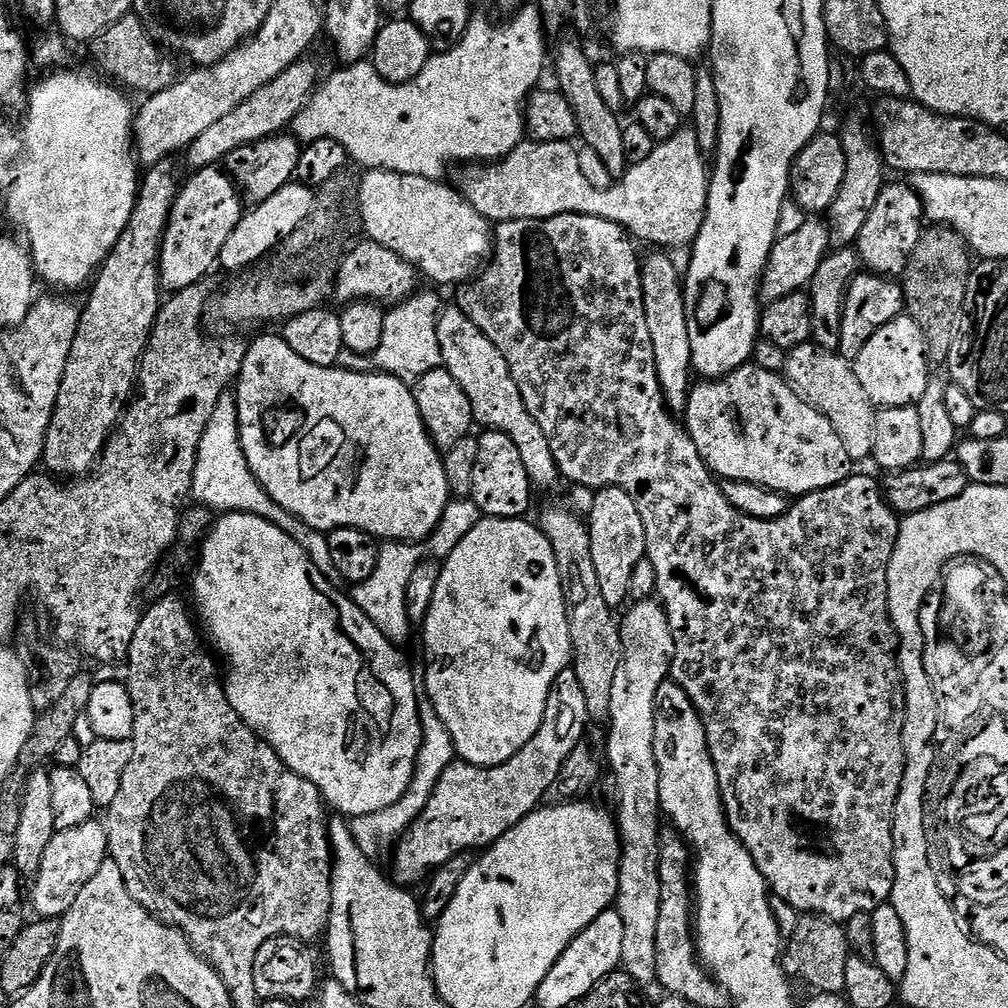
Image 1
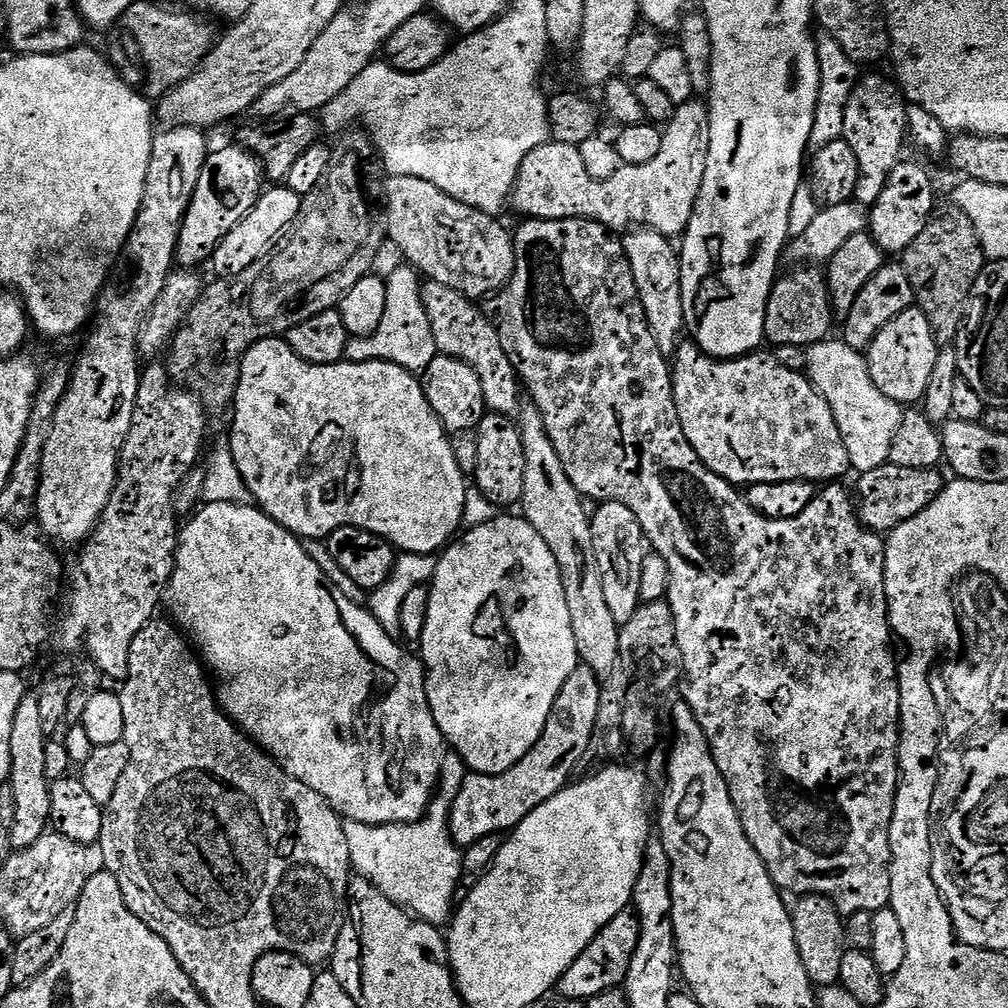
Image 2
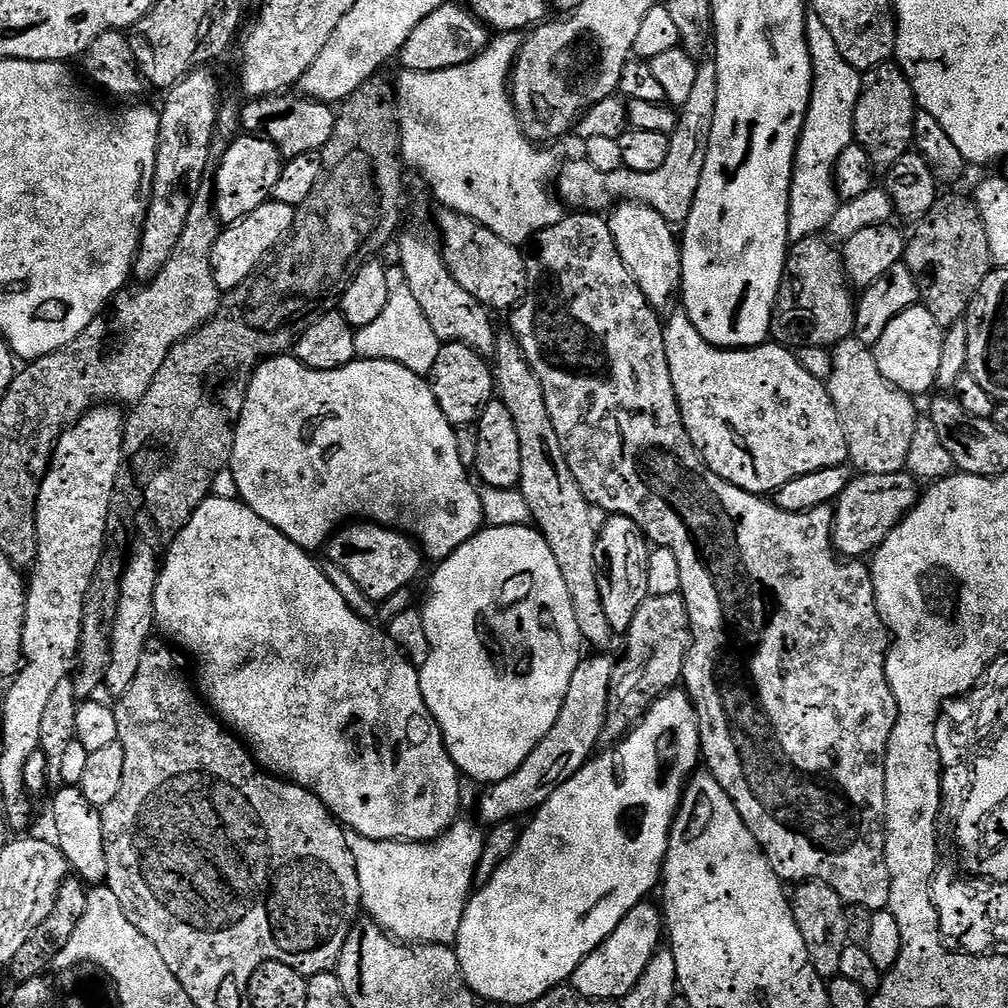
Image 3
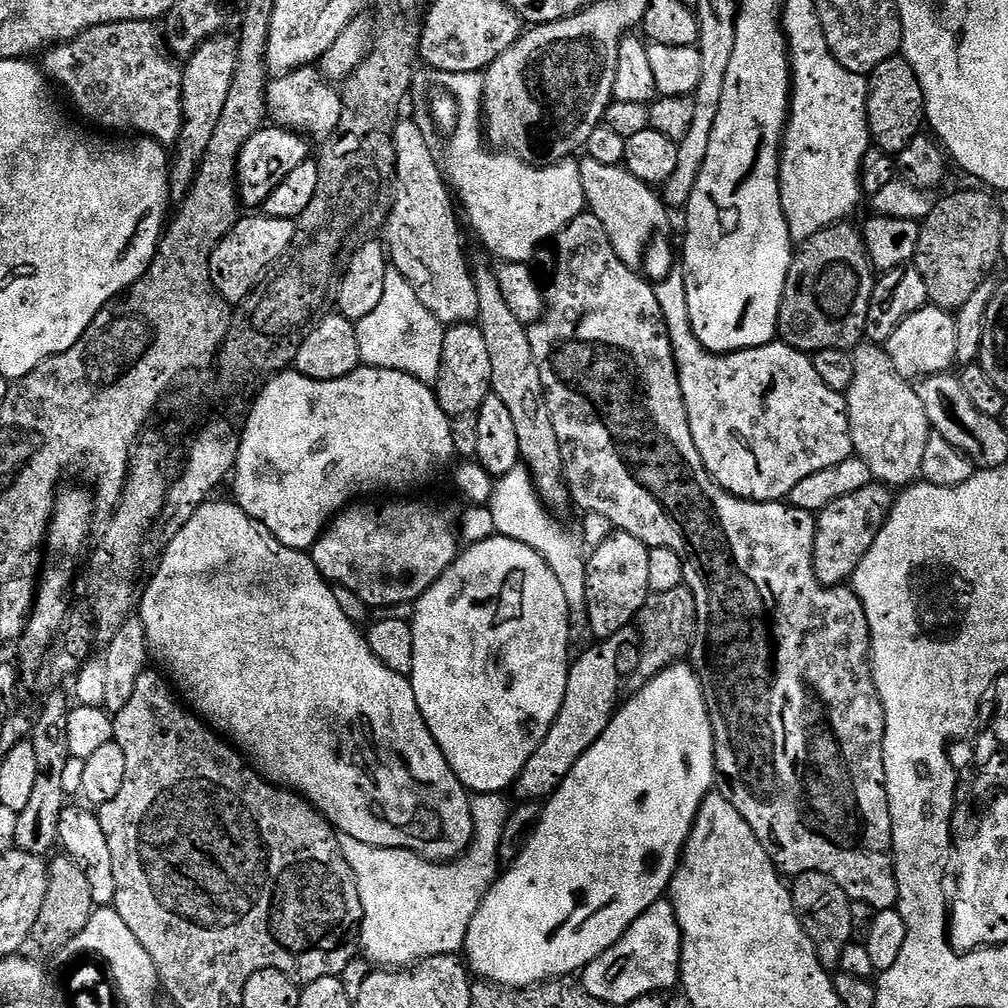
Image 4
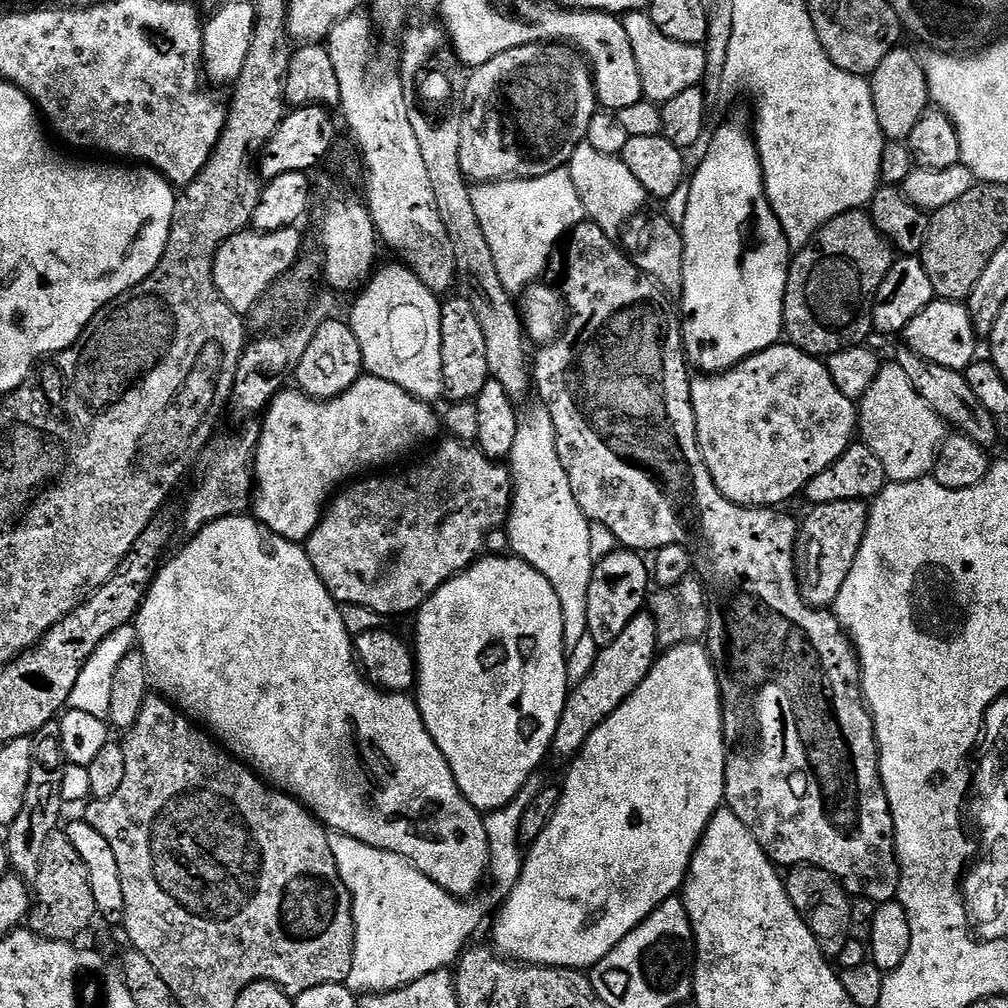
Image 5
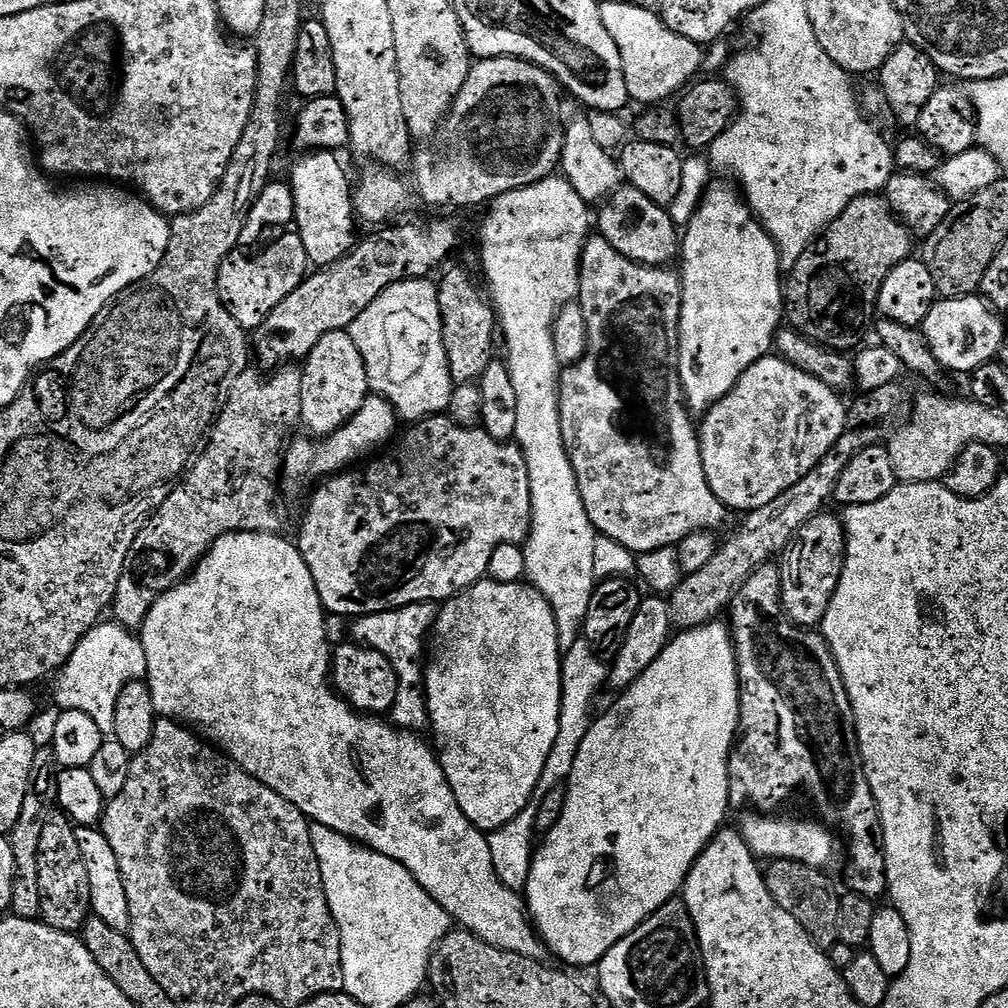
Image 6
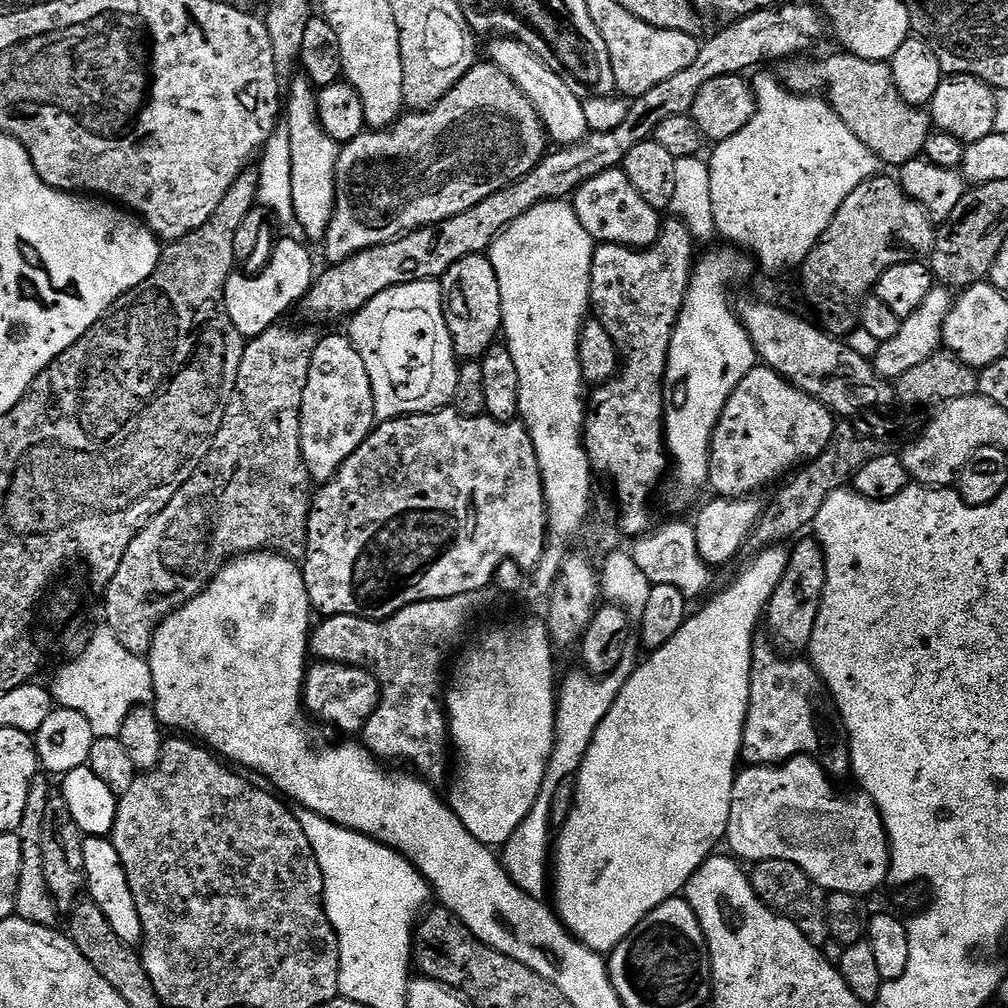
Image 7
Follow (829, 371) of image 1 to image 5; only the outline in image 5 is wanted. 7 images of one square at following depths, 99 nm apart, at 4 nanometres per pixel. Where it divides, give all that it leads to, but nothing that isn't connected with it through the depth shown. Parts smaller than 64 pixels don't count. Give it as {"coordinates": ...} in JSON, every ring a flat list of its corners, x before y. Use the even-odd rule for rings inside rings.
{"coordinates":[[894,360,881,365,870,390,858,402,858,432,861,441,882,461,891,483,925,479,936,464,947,425,910,383,906,370]]}

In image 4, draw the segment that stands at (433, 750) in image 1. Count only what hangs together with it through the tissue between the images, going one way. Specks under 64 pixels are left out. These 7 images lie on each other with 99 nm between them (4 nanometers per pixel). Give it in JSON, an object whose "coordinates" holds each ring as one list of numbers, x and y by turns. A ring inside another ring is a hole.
{"coordinates":[[478,792,471,797,474,818,472,845,460,859,451,862,433,862,405,848,366,846,366,842,358,842,358,838,350,838,350,834,339,834,342,854,346,862,350,862,350,870,354,870,358,898,362,898,364,920,360,923,358,944,373,965,412,966,432,956,450,956,463,949,470,922,474,922,474,914,478,914,478,906,482,906,486,894,502,872,502,830,506,830,506,822,512,817,513,805,500,804,500,799,502,796,498,792]]}

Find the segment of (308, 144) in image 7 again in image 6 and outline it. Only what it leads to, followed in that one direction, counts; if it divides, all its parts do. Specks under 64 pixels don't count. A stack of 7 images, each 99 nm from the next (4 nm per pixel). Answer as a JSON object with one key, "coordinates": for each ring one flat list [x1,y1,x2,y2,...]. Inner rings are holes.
{"coordinates":[[309,152,292,168,290,187,296,207,295,231,306,246,308,259,317,269,337,264,358,243,356,224,358,217,352,207,353,185,348,185,348,176,340,165,340,156,335,152]]}

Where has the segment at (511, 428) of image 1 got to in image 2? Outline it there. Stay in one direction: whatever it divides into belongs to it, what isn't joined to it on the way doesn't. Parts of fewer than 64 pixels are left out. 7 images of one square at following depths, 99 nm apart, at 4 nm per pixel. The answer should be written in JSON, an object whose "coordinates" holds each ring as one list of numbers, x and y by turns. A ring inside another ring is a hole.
{"coordinates":[[428,280,423,285,422,302,430,318,430,330,434,334,437,353,464,360,474,370,474,374,478,374,478,382,482,382,484,406,488,412,499,412,501,416,515,417,522,407,522,385,510,358,506,358,506,350,502,350,502,338,498,338,495,323,486,315,485,309,483,312,480,306,466,299,462,294,458,294,458,290,450,290,450,286,442,286,433,280]]}

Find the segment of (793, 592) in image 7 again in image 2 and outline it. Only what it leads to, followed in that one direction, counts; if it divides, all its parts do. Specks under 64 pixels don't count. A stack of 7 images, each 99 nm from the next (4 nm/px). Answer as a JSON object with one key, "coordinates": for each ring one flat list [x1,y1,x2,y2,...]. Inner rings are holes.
{"coordinates":[[886,463,876,470,858,476,854,496,858,501,858,515,866,528,887,534,902,522,910,522,914,514,922,514,938,494,942,494,946,477,936,468,915,468,914,466,894,466]]}

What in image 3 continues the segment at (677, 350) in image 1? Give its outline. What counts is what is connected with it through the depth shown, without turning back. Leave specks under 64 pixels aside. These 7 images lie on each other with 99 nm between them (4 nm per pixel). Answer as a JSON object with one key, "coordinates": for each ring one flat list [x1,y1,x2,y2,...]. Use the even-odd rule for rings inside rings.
{"coordinates":[[621,202,611,209,608,220,610,230,614,234,614,242,618,246,618,254,622,262,626,262,626,270,638,282,642,294,650,302,650,306,657,310,673,307,672,299,677,299,681,291,680,279,682,278,682,251,681,241,674,233,673,225,669,224,658,210,645,204]]}

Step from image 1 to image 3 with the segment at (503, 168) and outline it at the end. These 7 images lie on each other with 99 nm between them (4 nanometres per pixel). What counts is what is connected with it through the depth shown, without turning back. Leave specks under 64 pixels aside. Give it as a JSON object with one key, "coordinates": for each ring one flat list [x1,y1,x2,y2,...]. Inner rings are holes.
{"coordinates":[[704,62,700,64,698,79,694,82,690,98,686,98,686,102,679,105,676,129,670,137,670,154,666,154,666,162,662,162,658,170,631,172,622,167,613,172,603,172,594,170,588,160,577,158,569,164,567,161,554,181,559,199,569,209,583,210,588,214,607,213,621,202,645,204,658,210,658,214,662,214,662,218,666,218,669,224,683,225,690,218,694,194,698,194,698,182,702,178,702,166,706,166,714,106,718,106,718,70,715,63]]}

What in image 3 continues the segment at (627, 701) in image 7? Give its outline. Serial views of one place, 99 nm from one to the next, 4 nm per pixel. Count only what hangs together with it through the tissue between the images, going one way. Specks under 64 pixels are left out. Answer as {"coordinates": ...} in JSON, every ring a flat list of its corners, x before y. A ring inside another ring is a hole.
{"coordinates":[[673,690,664,693,659,700,655,700,648,707,643,720,635,725,623,740,613,743,609,748,612,749,604,753,601,751,599,755,580,767,567,782,558,786,558,790,554,790,554,794,550,794,548,801,541,808,536,809,534,815,527,821,514,854,510,854,510,858,506,858,506,862,502,862,502,866,498,866,494,878,490,878,490,882,486,882,484,888,476,888,473,891,466,910,462,914,462,926,458,926,454,947,464,981,481,1001,493,1000,496,1004,527,1006,530,1002,545,996,551,988,561,987,565,982,571,981,574,970,578,970,580,963,599,944,606,942,606,938,610,938,610,934,614,934,614,930,618,930,622,918,626,918,626,914,630,914,630,910,634,910,634,906,645,903,651,897,648,895,655,888,657,891,662,880,664,859,668,849,668,835,672,829,676,811,680,808,680,800,684,796,684,789,688,787,690,777,697,771,702,760,700,722,696,718,696,707,692,705,687,691]]}

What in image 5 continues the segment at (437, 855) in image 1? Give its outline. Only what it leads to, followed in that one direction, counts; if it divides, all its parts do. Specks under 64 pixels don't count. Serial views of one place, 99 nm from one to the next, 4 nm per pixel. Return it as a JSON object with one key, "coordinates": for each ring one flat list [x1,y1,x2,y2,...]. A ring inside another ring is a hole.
{"coordinates":[[642,610,632,619,630,626,610,642,610,646,599,649,596,661,586,674,586,678,575,681,574,687,569,691,568,701,562,710,562,718,558,722,556,736,552,739,551,755,557,756,565,762,571,761,582,750,586,738,622,706,622,702,630,694,634,694,636,687,646,678,652,665,658,659,658,645,656,643,656,627,651,611]]}

